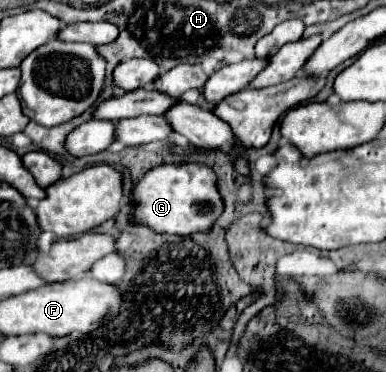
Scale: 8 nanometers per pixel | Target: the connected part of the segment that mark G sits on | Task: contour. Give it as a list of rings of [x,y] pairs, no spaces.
[[[203,163],[159,165],[147,171],[143,181],[133,189],[135,221],[149,225],[161,233],[193,235],[197,231],[211,231],[223,213],[223,197],[217,191],[217,175]]]

